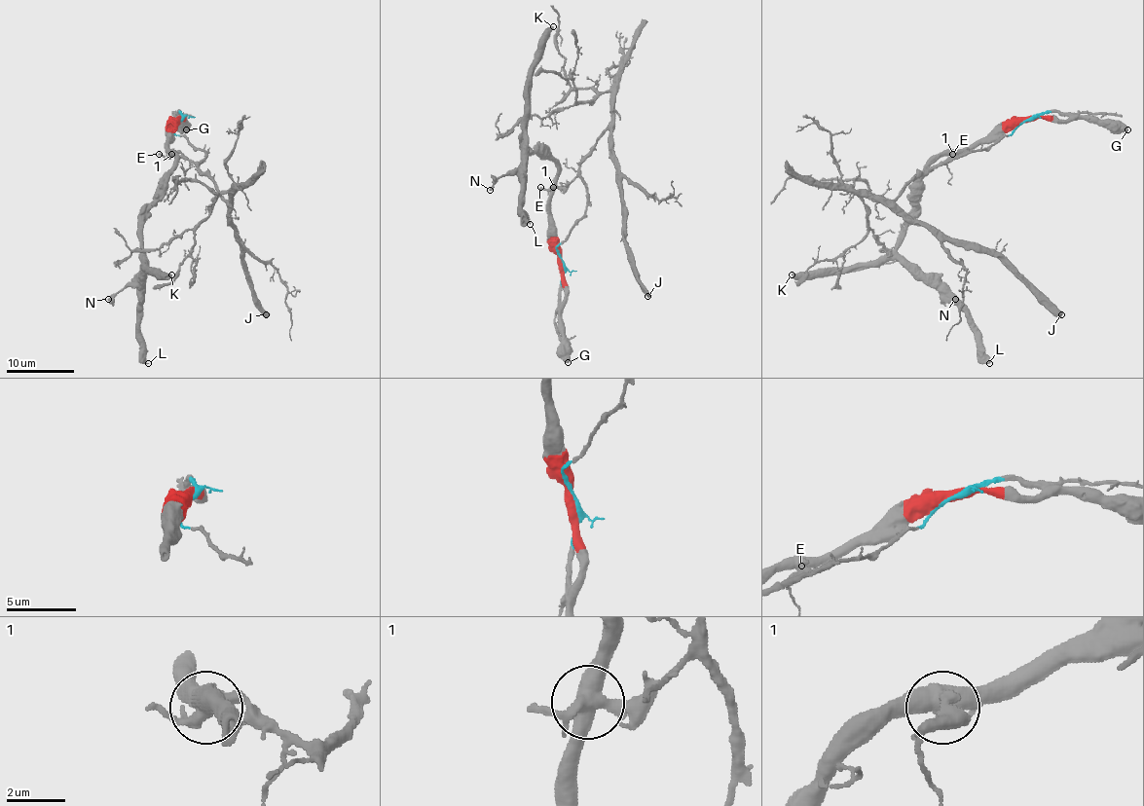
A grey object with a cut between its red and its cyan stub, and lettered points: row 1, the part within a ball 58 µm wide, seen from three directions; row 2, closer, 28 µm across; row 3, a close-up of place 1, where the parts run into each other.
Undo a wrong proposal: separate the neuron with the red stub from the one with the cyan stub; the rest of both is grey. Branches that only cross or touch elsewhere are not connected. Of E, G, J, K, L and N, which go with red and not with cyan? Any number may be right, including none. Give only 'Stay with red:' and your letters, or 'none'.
Stay with red: G, K, L, N

